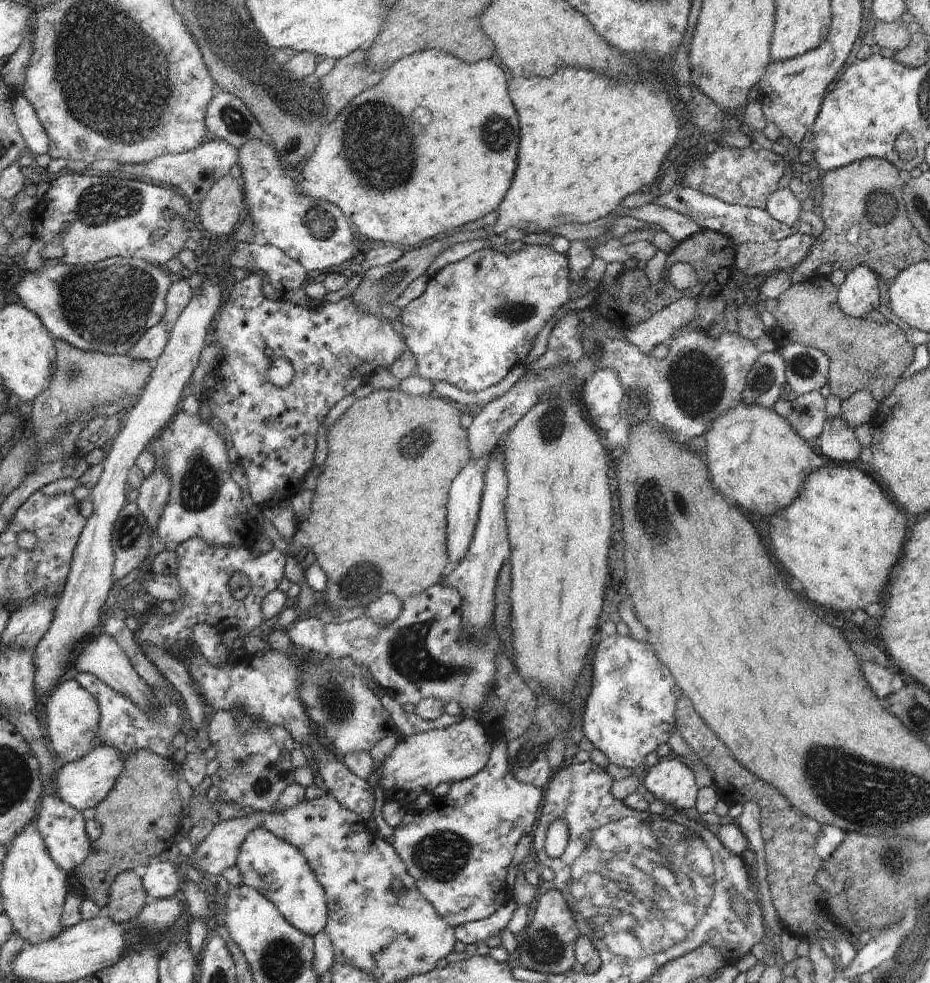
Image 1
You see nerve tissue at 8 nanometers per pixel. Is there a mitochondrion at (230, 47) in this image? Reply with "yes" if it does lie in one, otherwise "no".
yes

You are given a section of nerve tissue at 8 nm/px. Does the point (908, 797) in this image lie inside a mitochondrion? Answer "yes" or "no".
yes

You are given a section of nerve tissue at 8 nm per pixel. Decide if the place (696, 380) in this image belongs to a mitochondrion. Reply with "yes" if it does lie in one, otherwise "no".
yes

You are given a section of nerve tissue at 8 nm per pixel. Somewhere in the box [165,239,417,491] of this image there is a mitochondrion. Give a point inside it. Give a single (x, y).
(378, 296)

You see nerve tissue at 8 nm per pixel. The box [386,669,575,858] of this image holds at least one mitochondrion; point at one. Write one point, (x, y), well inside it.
(528, 750)

